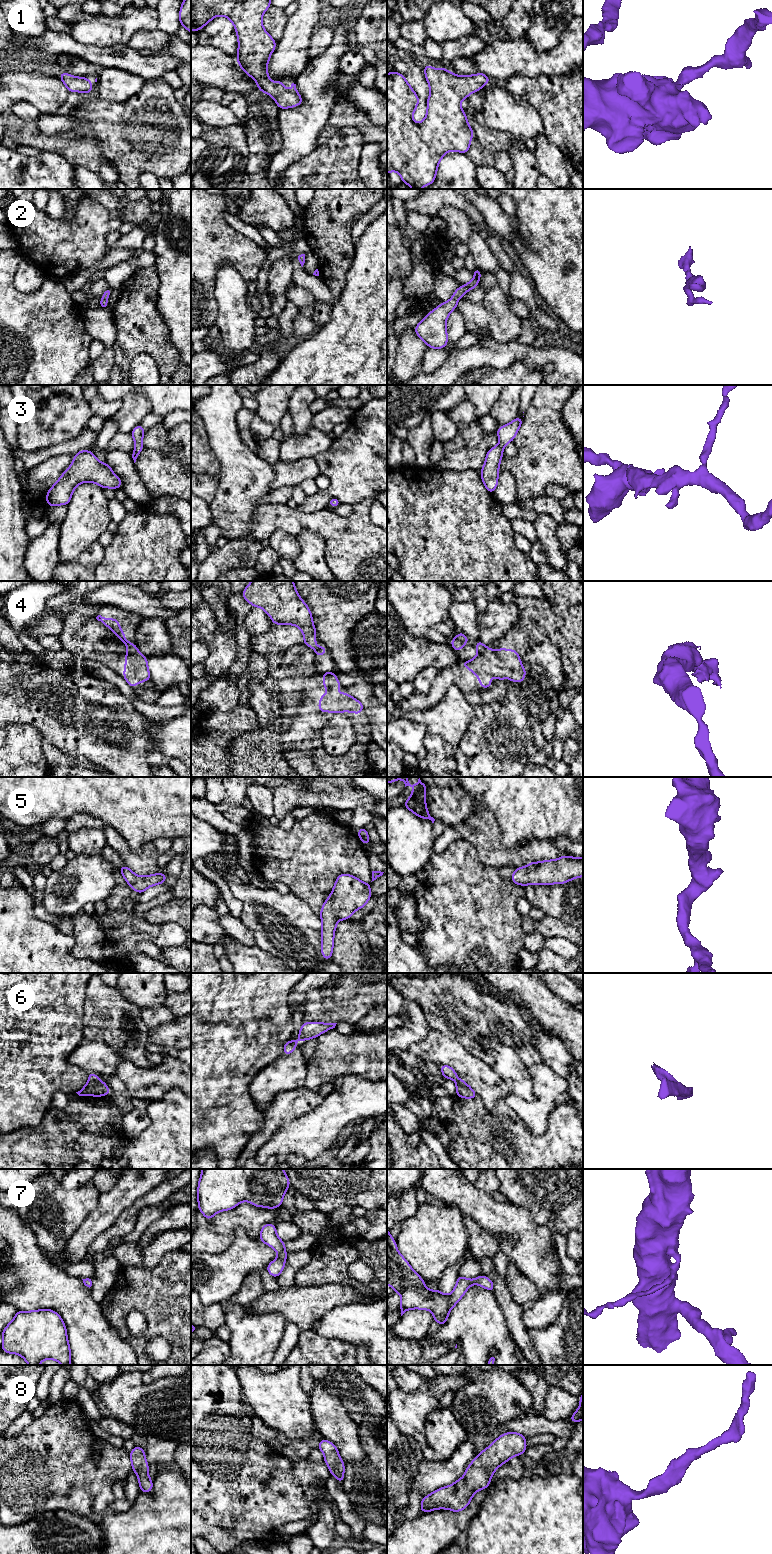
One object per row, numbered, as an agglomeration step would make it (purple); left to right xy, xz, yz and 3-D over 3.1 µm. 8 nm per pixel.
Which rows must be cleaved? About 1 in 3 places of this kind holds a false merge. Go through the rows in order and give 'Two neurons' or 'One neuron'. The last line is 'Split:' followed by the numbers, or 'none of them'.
1: One neuron
2: One neuron
3: One neuron
4: Two neurons
5: One neuron
6: One neuron
7: One neuron
8: One neuron
Split: 4

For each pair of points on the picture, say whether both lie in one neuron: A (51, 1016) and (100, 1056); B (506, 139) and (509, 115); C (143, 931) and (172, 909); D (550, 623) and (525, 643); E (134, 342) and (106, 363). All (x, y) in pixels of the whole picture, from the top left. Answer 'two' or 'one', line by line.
A: two
B: two
C: two
D: one
E: two

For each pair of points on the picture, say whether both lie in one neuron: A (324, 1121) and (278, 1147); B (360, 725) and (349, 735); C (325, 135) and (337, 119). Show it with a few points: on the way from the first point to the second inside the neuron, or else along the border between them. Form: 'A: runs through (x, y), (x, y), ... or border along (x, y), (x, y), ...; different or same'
A: runs through (313, 1132), (310, 1135), (301, 1135), (289, 1139); same
B: runs through (357, 728), (352, 732); same
C: runs through (328, 131), (334, 123); same

